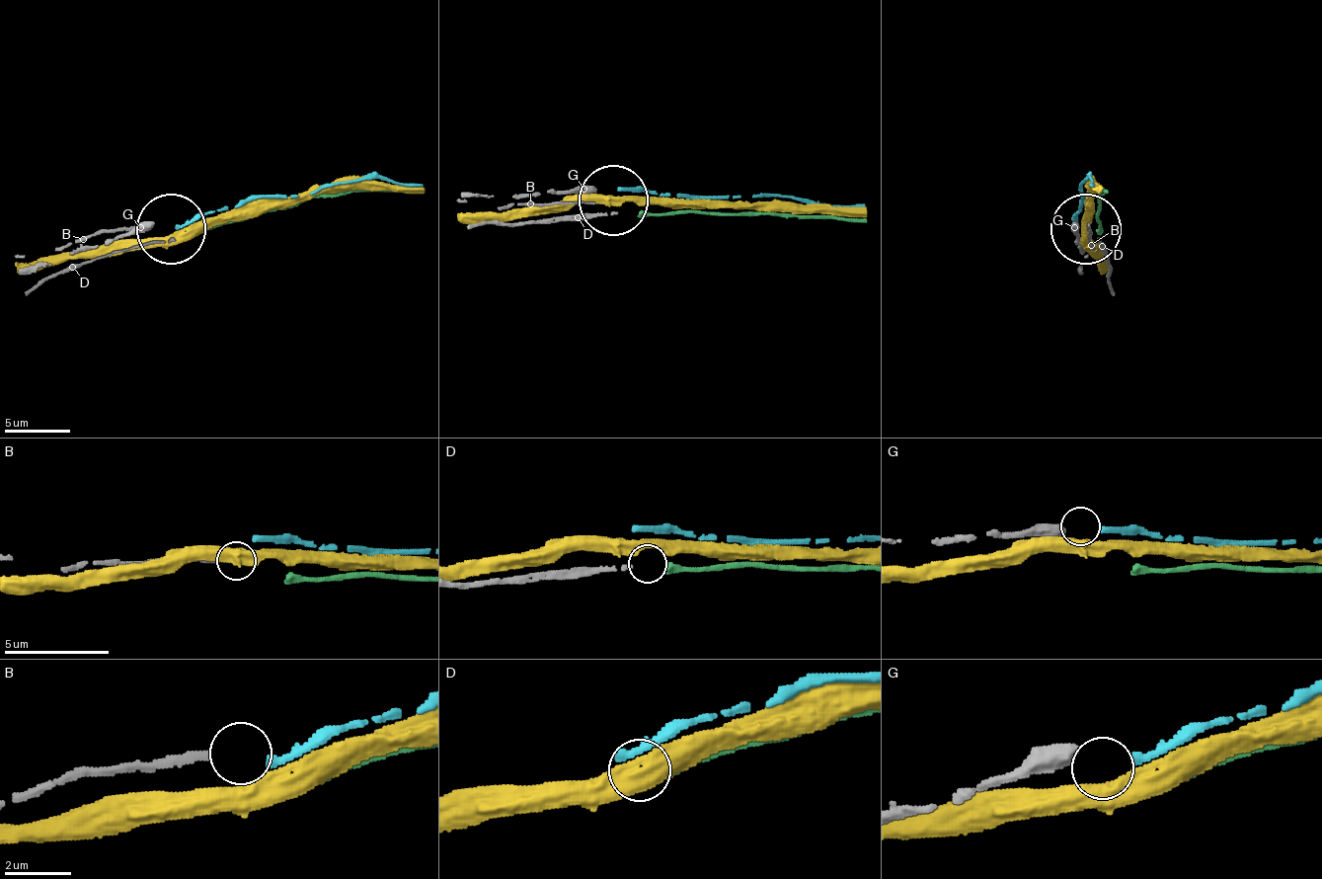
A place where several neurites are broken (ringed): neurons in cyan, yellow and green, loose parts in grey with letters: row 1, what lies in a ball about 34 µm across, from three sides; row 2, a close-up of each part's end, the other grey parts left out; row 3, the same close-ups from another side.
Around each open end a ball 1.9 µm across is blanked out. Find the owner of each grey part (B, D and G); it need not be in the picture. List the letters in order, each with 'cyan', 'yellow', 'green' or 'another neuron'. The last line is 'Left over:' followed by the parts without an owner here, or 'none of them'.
B: another neuron
D: green
G: cyan
Left over: B

